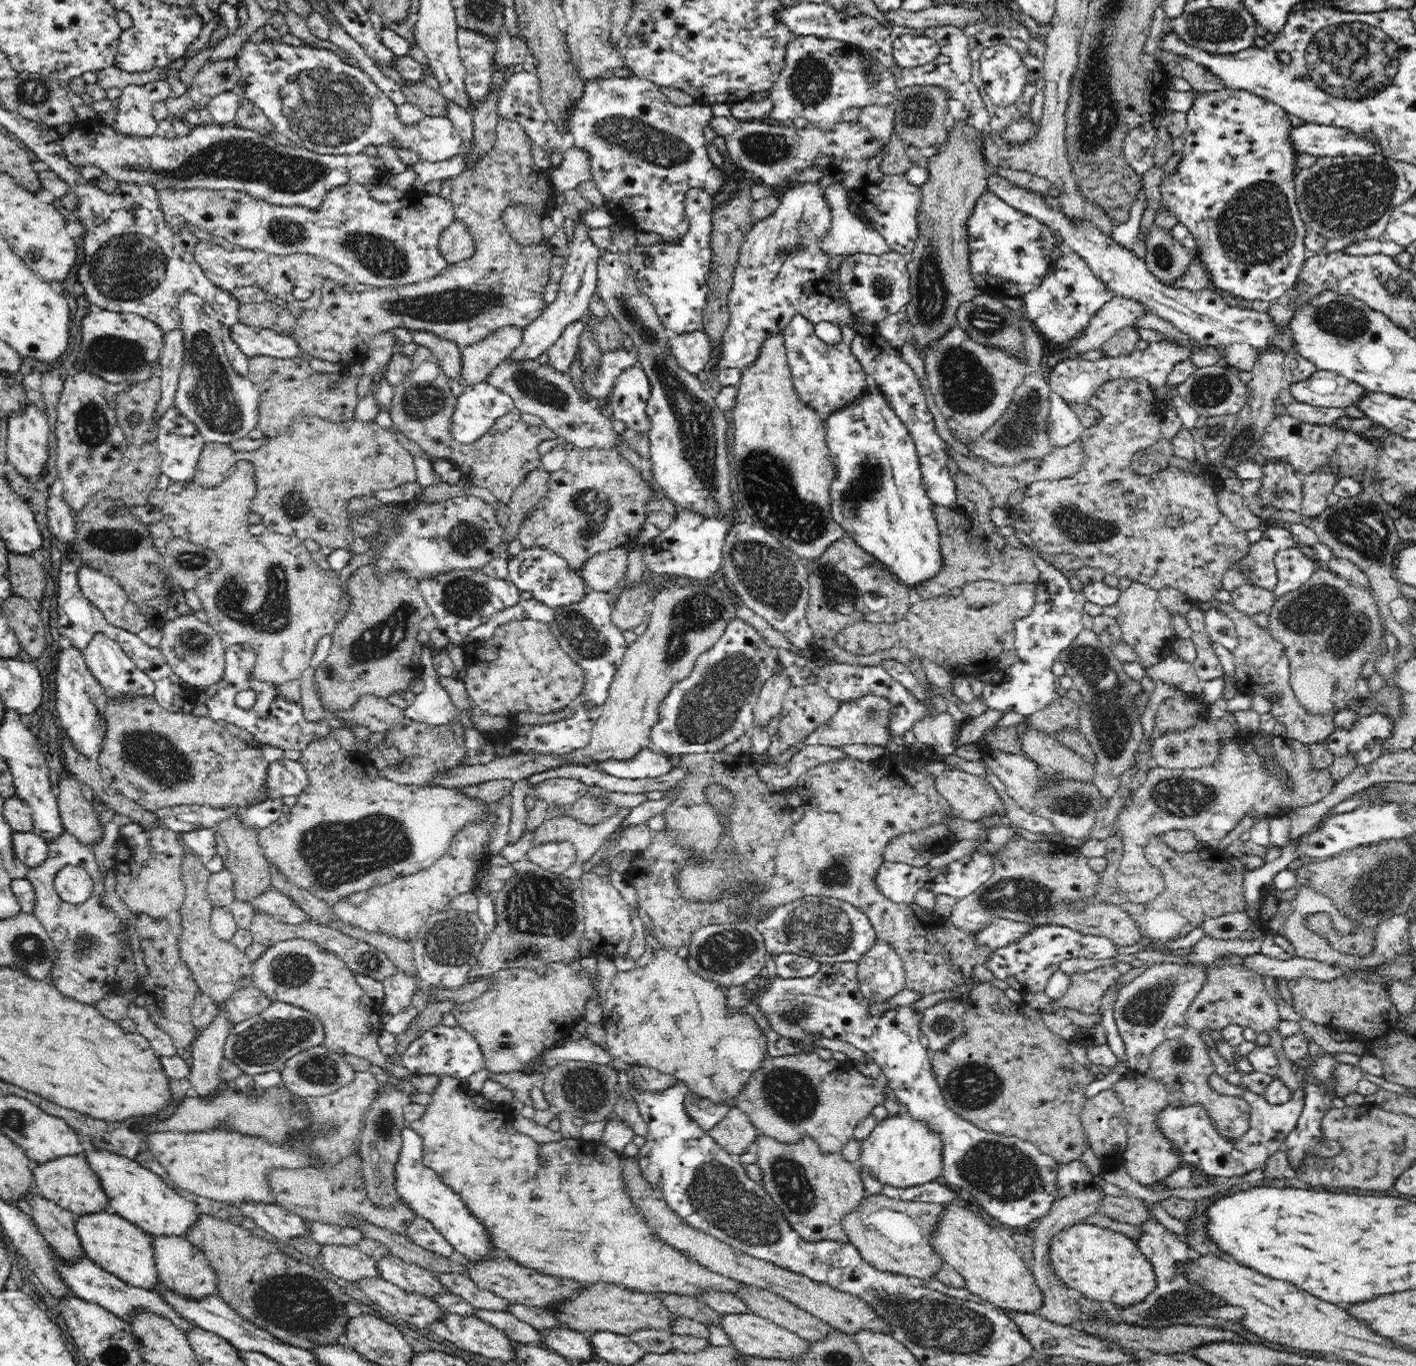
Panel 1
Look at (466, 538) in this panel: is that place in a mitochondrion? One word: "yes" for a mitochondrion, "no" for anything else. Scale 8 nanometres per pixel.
yes

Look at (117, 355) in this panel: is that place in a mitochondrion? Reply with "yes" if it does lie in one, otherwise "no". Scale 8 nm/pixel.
yes

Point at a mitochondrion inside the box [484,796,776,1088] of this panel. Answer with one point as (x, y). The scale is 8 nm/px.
(541, 911)

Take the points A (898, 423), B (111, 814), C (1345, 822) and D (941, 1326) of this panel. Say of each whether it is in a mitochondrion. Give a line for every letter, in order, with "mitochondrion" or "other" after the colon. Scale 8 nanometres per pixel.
A: other
B: other
C: other
D: mitochondrion

